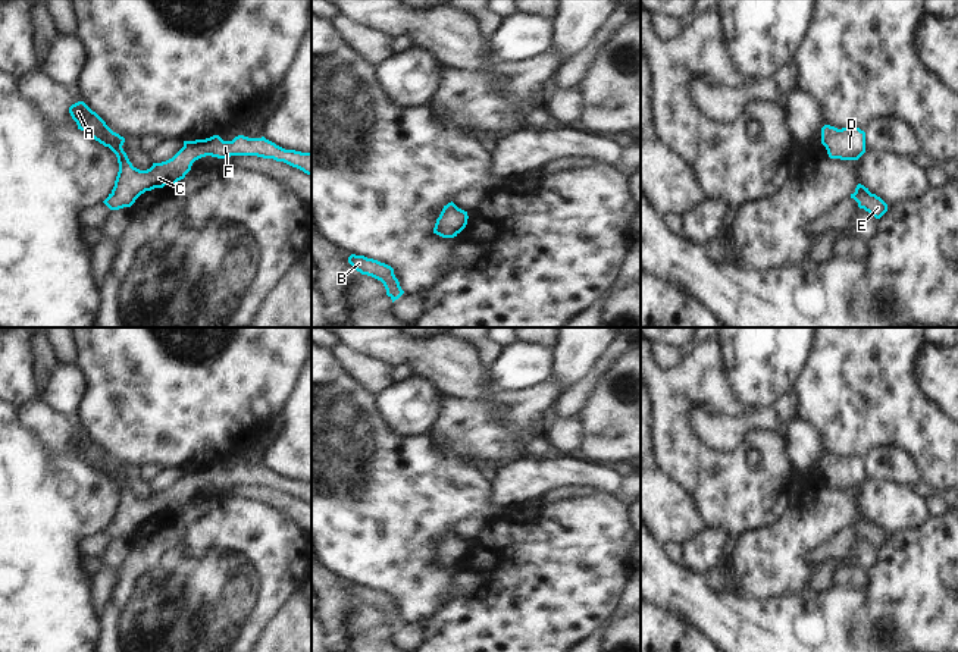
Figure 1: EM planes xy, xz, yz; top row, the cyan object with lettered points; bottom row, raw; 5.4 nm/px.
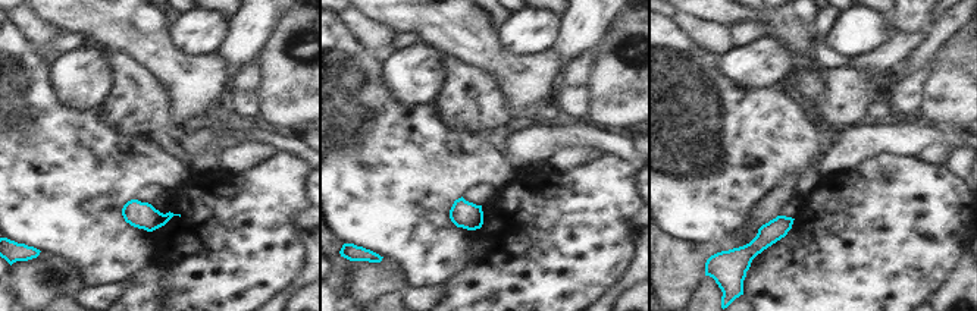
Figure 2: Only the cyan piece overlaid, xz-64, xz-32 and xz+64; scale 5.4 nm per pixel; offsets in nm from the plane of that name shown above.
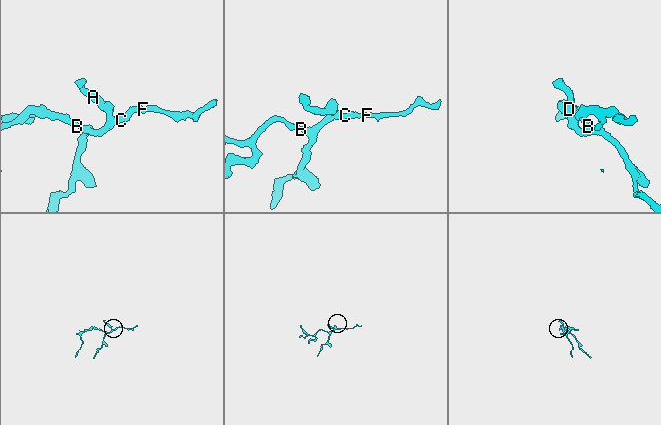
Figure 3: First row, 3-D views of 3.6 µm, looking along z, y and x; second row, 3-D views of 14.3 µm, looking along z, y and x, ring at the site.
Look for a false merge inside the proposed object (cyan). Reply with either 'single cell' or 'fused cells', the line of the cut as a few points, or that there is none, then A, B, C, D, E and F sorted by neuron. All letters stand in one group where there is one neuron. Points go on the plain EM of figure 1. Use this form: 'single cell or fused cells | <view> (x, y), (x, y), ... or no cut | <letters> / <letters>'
single cell | no cut | A B C D E F

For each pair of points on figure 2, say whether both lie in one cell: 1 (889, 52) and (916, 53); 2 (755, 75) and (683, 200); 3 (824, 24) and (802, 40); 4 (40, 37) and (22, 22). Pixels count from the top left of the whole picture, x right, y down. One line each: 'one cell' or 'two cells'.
1: two cells
2: two cells
3: two cells
4: one cell

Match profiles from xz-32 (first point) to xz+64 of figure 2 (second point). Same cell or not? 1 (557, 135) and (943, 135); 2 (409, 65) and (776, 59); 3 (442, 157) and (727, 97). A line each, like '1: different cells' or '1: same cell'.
1: same cell
2: same cell
3: same cell

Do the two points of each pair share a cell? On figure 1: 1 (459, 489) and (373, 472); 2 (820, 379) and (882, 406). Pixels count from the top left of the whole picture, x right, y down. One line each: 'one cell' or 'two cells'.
1: one cell
2: one cell

